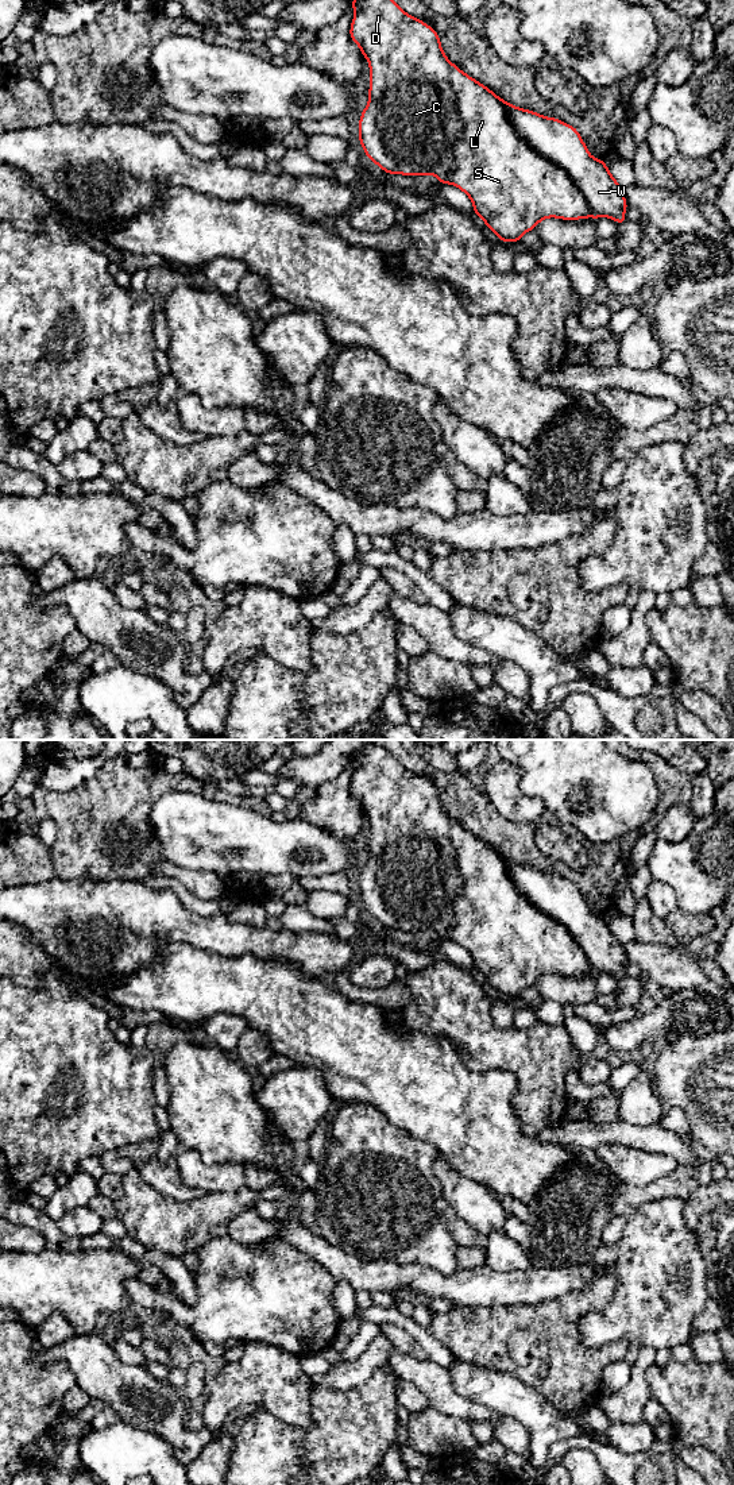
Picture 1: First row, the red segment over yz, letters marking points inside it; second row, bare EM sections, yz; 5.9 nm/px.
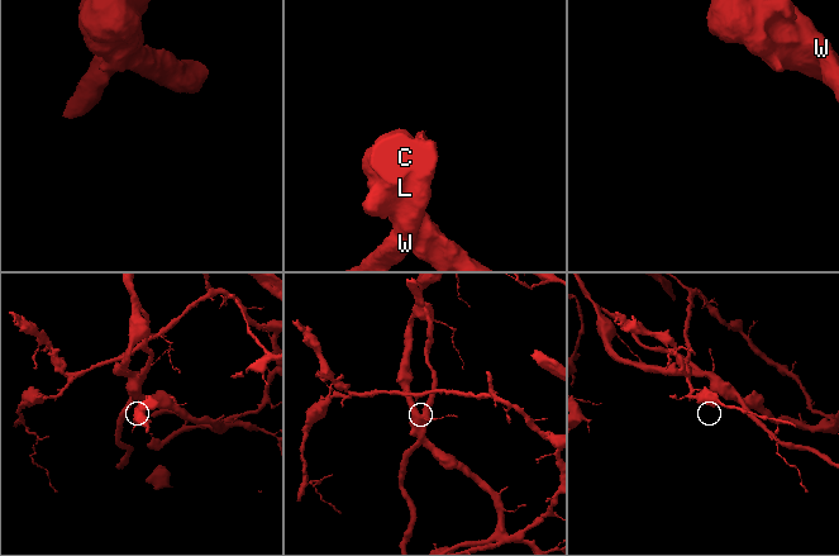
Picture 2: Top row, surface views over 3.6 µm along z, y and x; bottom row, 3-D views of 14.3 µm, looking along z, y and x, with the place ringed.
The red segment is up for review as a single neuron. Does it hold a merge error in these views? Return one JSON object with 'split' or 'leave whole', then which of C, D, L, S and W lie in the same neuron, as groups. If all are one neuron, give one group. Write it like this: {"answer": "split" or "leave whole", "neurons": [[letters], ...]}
{"answer": "leave whole", "neurons": [["C", "D", "L", "S", "W"]]}

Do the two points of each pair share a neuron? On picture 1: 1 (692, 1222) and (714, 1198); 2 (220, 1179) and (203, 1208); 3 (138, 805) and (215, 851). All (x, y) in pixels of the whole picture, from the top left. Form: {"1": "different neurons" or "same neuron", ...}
{"1": "same neuron", "2": "different neurons", "3": "different neurons"}

